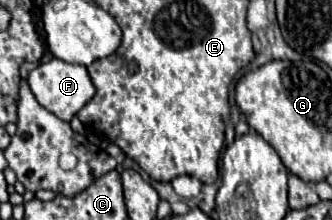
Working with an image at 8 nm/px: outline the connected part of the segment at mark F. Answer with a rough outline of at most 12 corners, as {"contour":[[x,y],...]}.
{"contour":[[61,59],[29,73],[47,111],[71,121],[95,95],[87,69]]}

